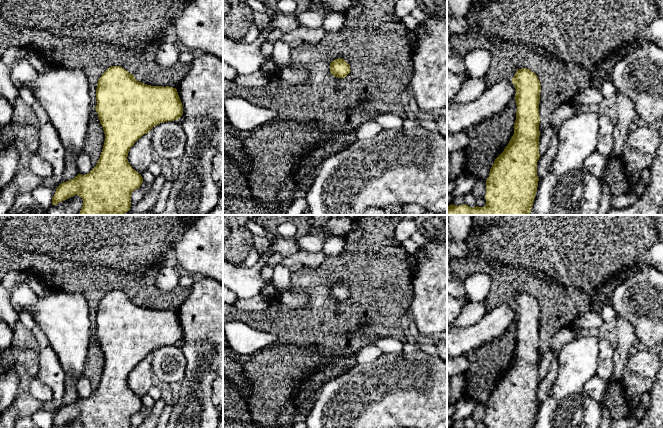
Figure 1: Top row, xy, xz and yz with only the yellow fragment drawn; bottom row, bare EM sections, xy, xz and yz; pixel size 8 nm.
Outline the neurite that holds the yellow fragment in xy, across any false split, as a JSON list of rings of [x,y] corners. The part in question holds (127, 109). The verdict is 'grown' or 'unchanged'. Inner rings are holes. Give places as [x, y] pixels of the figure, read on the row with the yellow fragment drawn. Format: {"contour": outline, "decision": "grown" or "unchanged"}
{"contour": [[[111,66],[102,74],[97,83],[96,100],[95,110],[105,134],[100,158],[89,173],[61,183],[52,205],[77,194],[83,200],[79,215],[121,215],[129,211],[131,194],[143,183],[141,174],[128,162],[130,148],[156,125],[177,121],[183,115],[183,105],[176,88],[144,84],[119,66]]], "decision": "unchanged"}

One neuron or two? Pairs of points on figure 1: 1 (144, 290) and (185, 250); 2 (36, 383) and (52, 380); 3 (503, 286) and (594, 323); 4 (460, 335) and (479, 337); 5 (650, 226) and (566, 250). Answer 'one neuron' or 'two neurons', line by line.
1: two neurons
2: two neurons
3: two neurons
4: one neuron
5: one neuron

